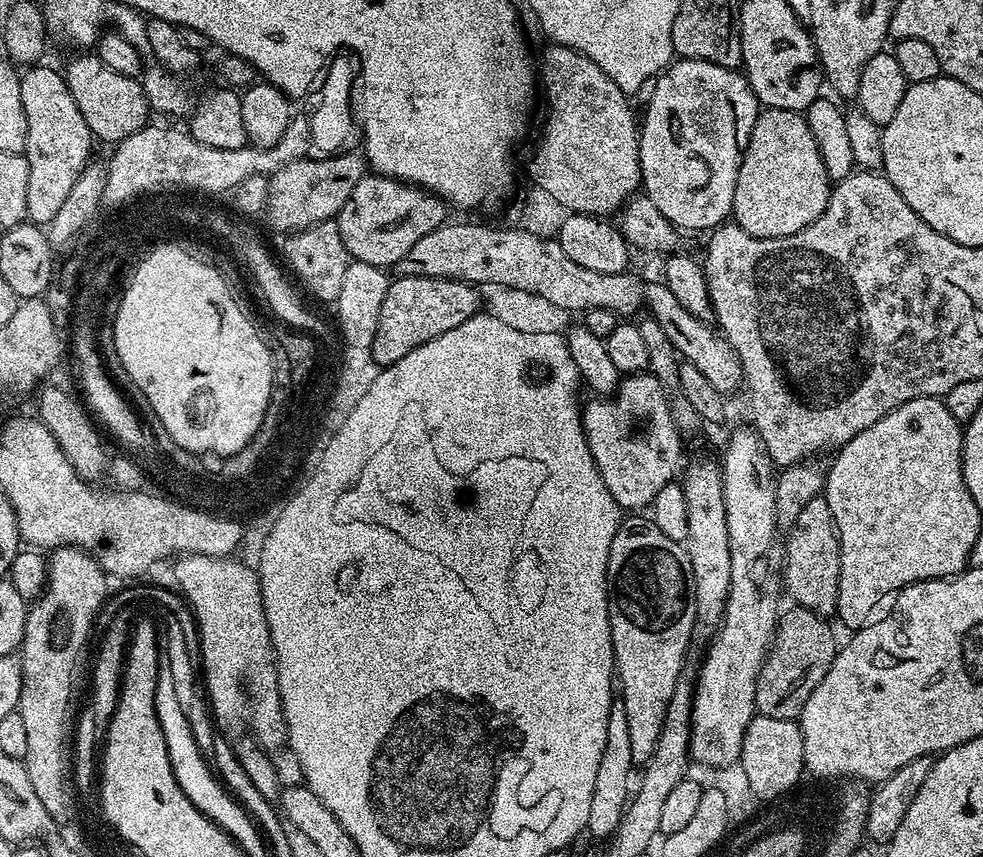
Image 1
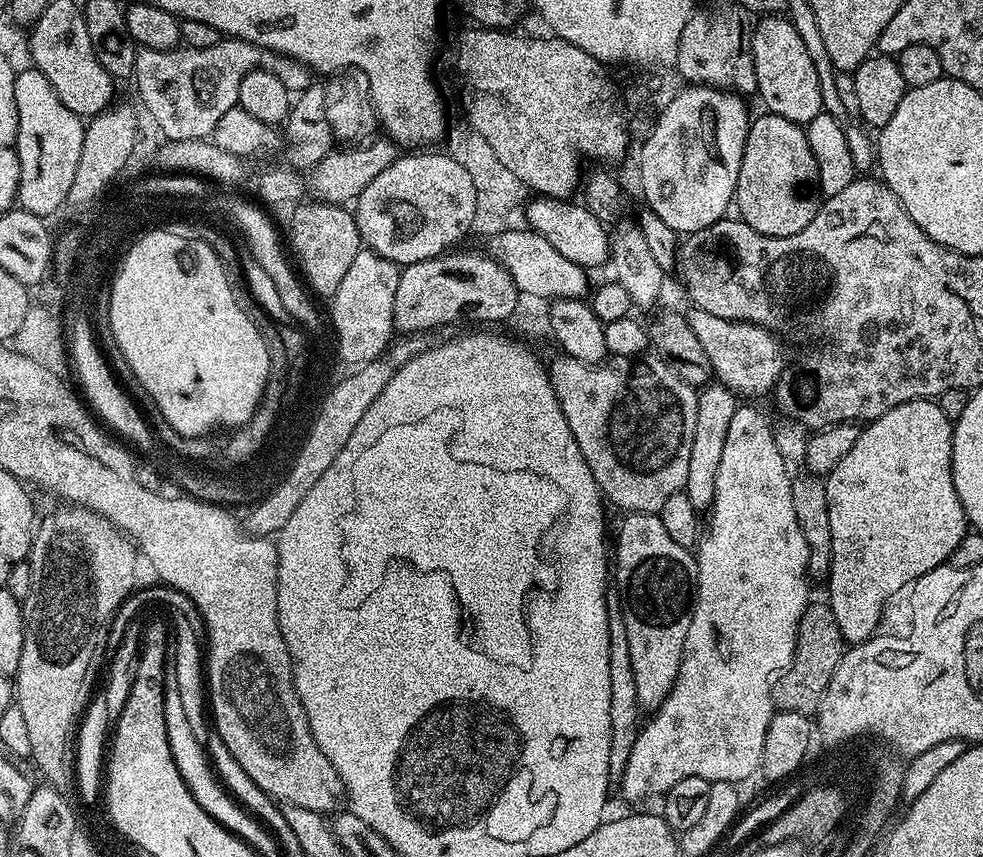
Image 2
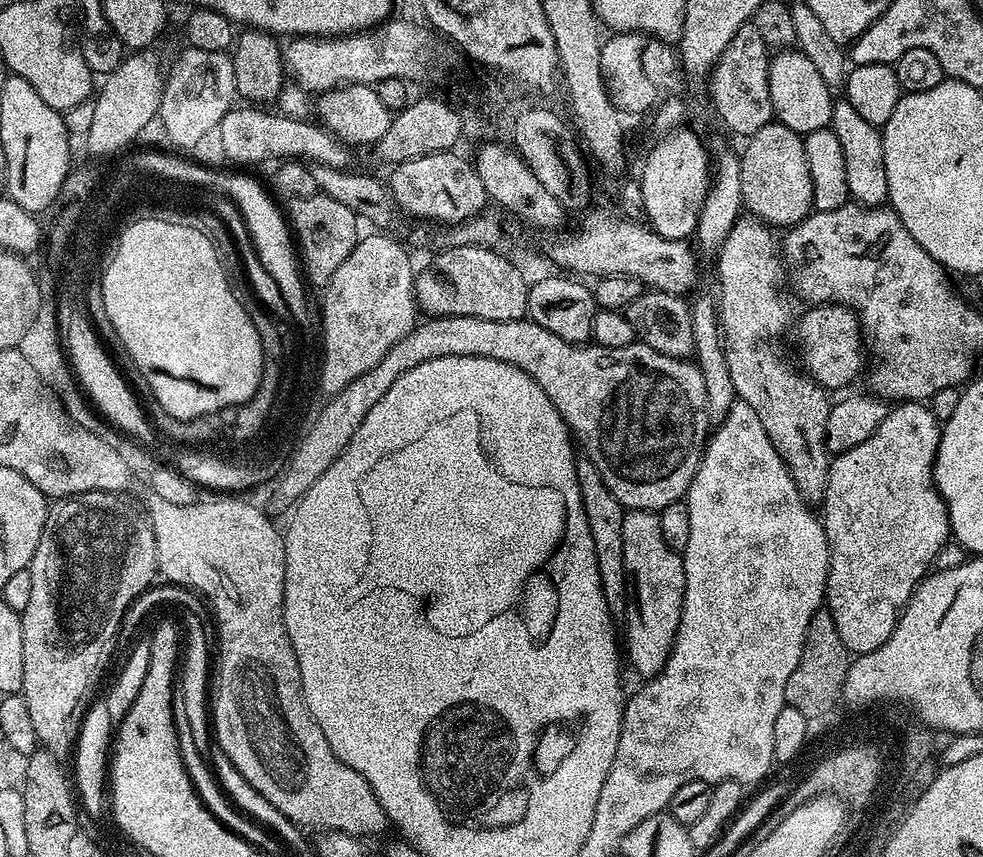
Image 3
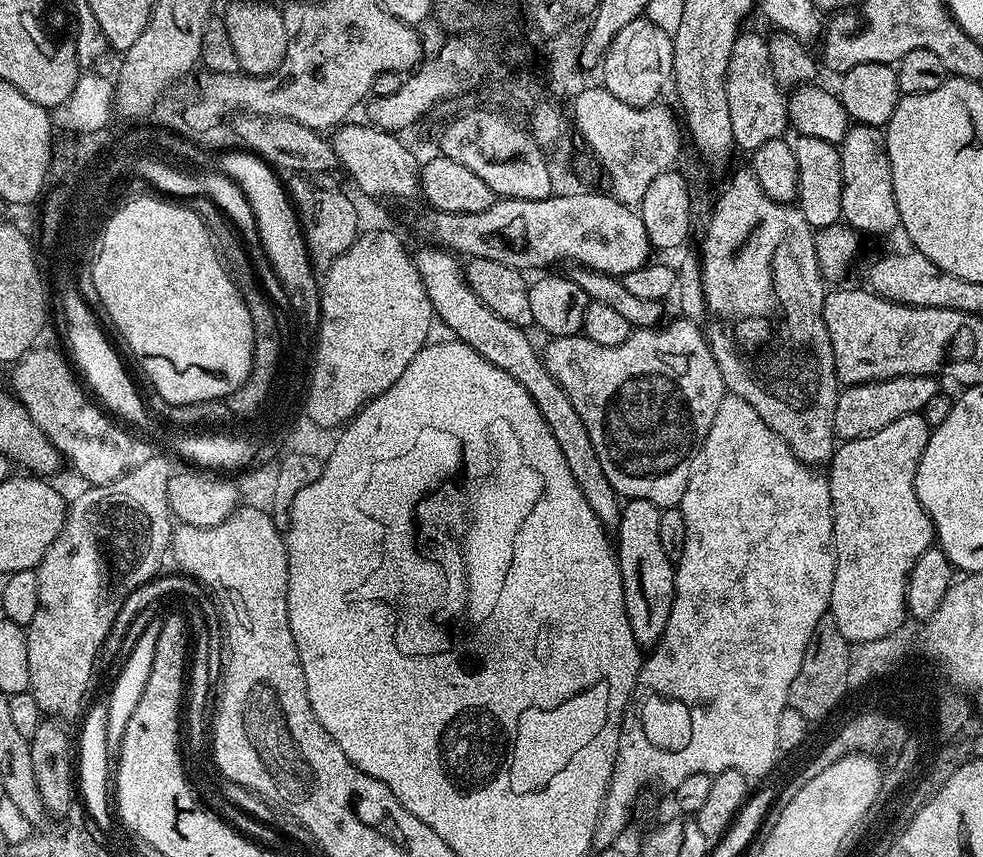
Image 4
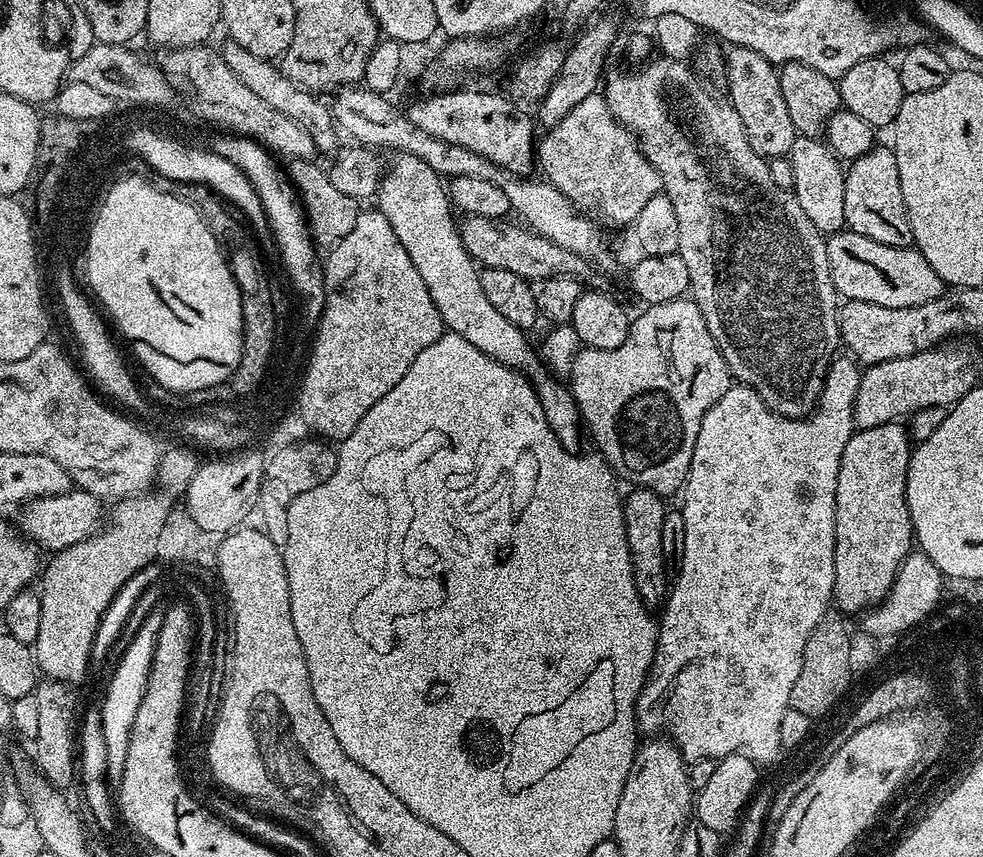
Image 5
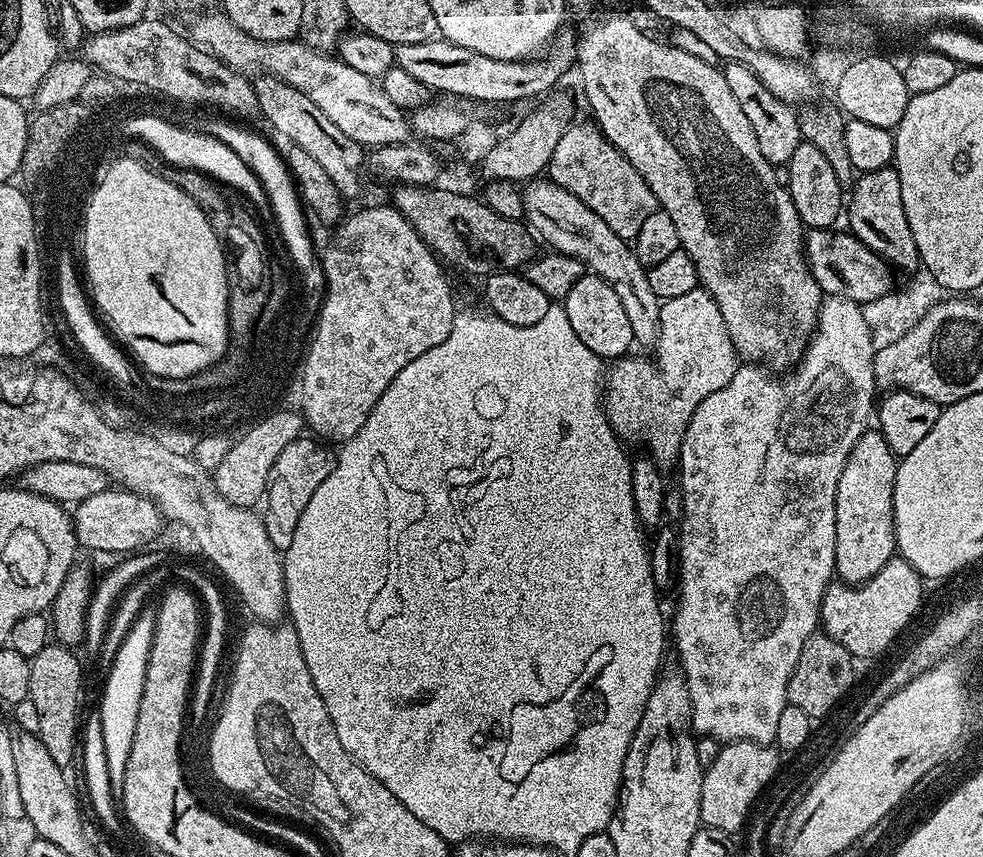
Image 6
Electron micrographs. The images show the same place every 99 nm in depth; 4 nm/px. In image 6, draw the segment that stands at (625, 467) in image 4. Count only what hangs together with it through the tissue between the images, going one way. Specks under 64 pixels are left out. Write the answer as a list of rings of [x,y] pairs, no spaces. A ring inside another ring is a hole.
[[[703,286],[690,290],[690,294],[682,294],[679,298],[670,298],[661,303],[654,355],[656,364],[651,364],[640,356],[629,355],[627,358],[617,359],[607,369],[606,383],[602,388],[604,413],[608,415],[612,431],[621,441],[629,445],[648,444],[647,455],[657,465],[675,465],[680,459],[682,438],[694,410],[698,410],[698,406],[702,406],[702,402],[706,402],[706,398],[710,398],[714,390],[722,390],[722,386],[726,386],[726,382],[734,378],[738,367],[734,342],[730,342],[726,322],[722,322],[722,310],[718,310],[718,302],[714,302],[712,295]]]

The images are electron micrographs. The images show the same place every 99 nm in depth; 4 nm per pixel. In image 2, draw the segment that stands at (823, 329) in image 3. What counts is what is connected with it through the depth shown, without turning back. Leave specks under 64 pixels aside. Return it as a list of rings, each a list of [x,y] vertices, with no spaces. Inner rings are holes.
[[[695,306],[689,309],[686,312],[688,321],[694,330],[694,338],[698,338],[699,345],[706,352],[706,358],[710,358],[713,377],[740,398],[764,396],[767,392],[769,395],[786,368],[777,333],[760,328],[757,324],[717,318],[715,314],[706,314],[706,310]]]

